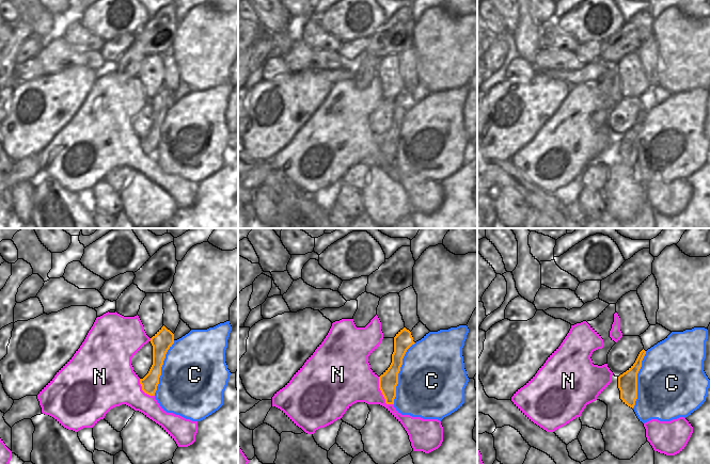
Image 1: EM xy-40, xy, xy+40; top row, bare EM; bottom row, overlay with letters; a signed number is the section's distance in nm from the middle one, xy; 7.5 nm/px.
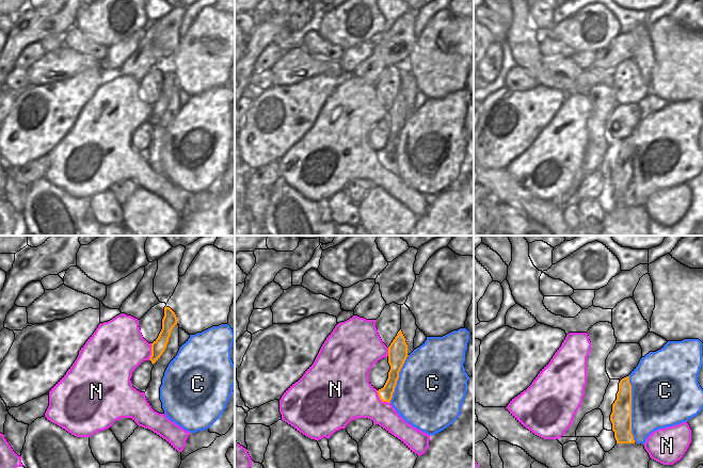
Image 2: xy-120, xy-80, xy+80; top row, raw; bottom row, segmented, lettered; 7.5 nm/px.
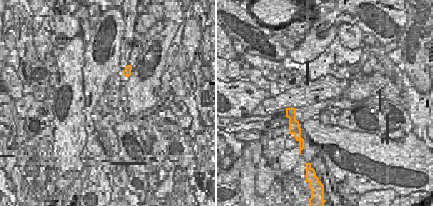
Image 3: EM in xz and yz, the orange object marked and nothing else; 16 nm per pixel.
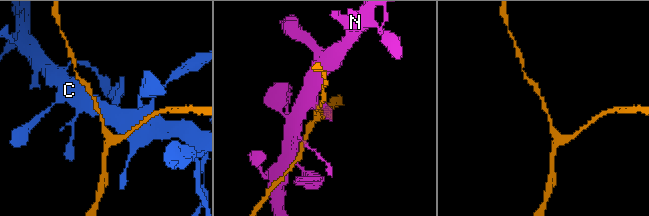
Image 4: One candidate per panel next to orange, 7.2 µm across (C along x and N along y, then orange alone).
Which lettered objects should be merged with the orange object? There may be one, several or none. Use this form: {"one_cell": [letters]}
{"one_cell": ["C"]}

